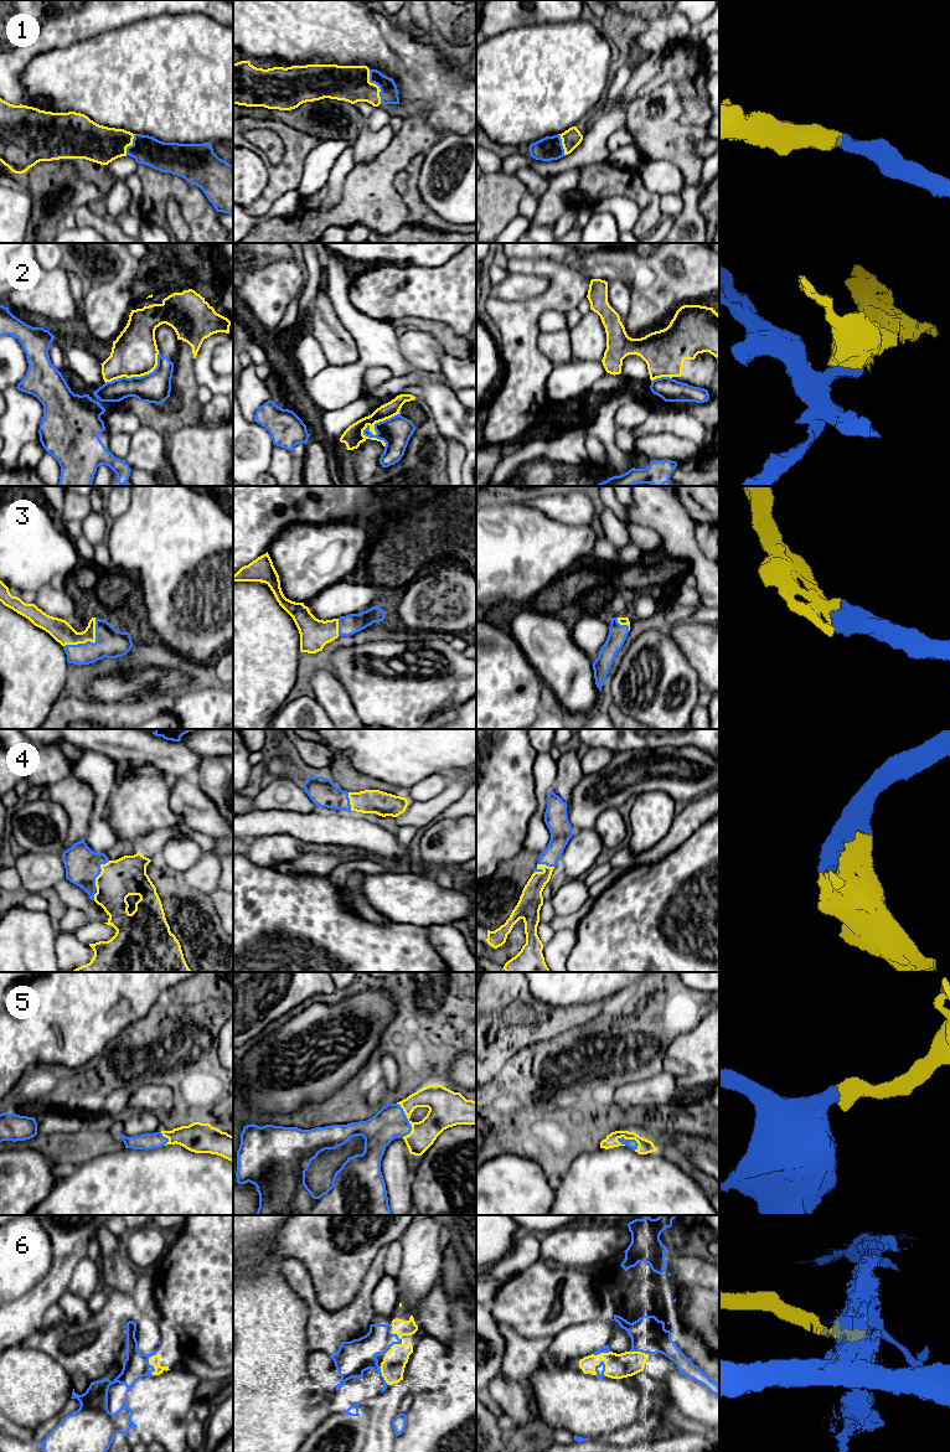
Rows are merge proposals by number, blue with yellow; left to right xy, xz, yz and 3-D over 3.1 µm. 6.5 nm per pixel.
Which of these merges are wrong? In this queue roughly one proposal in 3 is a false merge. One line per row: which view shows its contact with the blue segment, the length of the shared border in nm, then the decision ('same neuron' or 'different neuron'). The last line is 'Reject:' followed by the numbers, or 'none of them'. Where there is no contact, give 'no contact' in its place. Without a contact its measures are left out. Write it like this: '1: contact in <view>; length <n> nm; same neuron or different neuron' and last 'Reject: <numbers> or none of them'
1: contact in xz; length 240 nm; same neuron
2: contact in xz; length 280 nm; different neuron
3: contact in xy; length 280 nm; same neuron
4: contact in xy; length 220 nm; same neuron
5: contact in xz; length 240 nm; same neuron
6: contact in xy; length 160 nm; different neuron
Reject: 2, 6

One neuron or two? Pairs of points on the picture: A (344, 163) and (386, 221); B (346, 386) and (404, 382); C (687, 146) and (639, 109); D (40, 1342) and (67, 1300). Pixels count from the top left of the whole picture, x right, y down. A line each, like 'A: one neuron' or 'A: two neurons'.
A: two neurons
B: two neurons
C: one neuron
D: two neurons

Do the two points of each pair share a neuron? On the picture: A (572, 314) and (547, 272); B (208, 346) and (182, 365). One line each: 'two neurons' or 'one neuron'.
A: two neurons
B: two neurons

